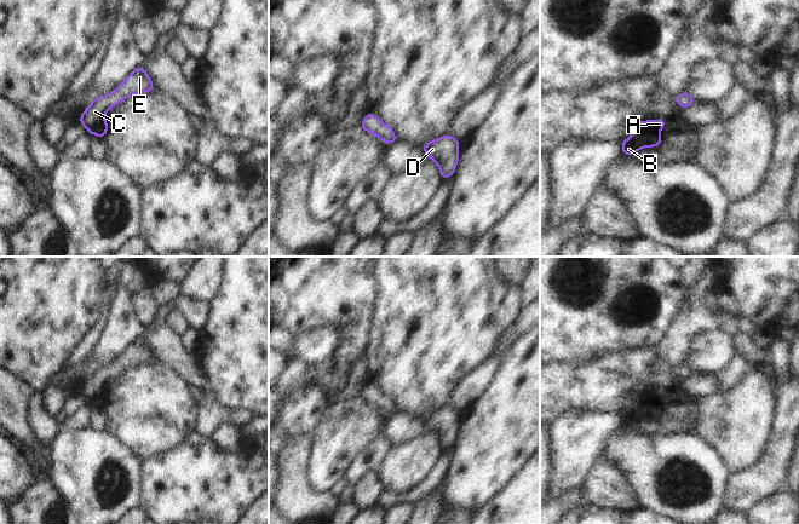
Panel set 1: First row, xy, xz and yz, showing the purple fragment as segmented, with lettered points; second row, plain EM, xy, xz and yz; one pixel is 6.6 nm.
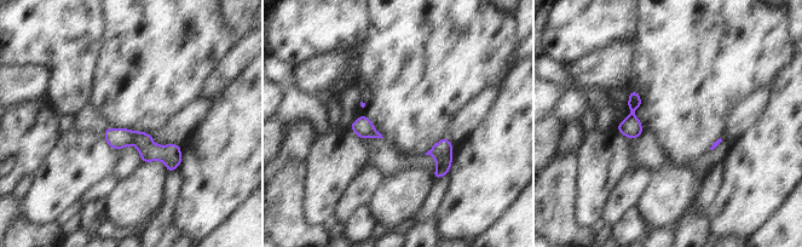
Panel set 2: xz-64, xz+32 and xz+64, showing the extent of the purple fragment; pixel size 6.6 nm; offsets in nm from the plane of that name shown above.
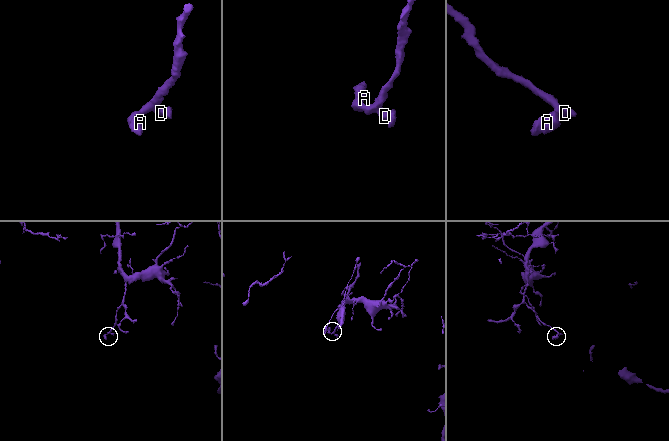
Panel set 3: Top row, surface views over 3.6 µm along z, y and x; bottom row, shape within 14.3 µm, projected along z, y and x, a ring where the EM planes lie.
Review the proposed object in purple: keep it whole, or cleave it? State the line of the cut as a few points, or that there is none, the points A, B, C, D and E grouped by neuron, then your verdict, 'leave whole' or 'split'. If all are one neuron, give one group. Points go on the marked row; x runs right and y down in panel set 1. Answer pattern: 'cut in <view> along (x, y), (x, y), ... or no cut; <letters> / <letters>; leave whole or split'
no cut; A B C D E; leave whole

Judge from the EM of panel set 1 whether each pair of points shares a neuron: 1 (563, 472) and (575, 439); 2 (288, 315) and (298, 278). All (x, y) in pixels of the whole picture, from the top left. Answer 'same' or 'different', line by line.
1: same
2: same

